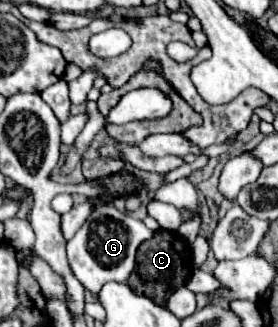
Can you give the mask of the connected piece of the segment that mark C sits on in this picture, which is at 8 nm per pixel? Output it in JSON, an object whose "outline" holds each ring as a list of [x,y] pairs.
{"outline":[[[156,231],[152,239],[148,239],[146,243],[140,245],[138,249],[138,261],[136,267],[132,271],[132,275],[128,277],[128,285],[138,293],[138,295],[146,295],[150,297],[154,303],[164,305],[166,301],[166,293],[170,295],[172,291],[176,291],[190,275],[192,271],[192,259],[190,259],[190,247],[184,239],[180,239],[178,233],[170,233],[170,231]]]}

